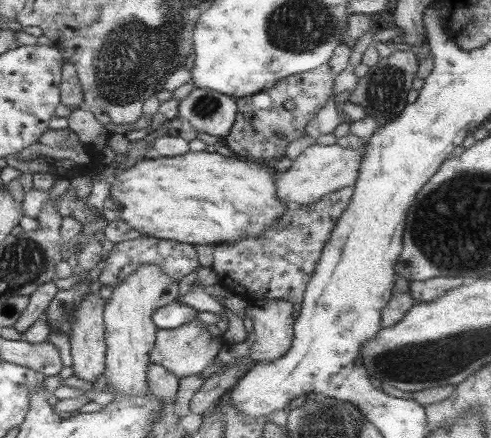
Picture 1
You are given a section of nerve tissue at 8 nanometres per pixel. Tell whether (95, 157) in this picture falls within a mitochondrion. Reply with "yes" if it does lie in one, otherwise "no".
no

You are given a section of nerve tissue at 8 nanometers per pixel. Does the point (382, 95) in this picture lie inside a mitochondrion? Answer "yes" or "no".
yes

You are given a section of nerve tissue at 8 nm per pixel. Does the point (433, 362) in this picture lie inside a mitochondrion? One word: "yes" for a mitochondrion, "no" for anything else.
yes

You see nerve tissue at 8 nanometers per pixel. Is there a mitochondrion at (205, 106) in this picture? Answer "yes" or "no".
yes

